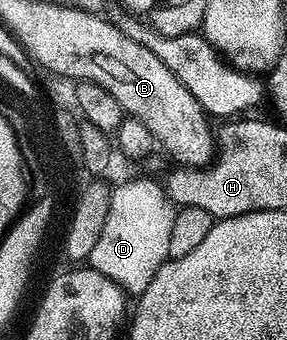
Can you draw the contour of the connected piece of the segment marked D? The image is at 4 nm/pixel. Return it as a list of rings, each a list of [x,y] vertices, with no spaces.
[[[142,178],[115,185],[111,189],[108,216],[100,224],[96,245],[88,259],[89,267],[108,276],[125,293],[140,296],[169,259],[169,233],[175,219],[174,211],[173,203],[159,183]]]

